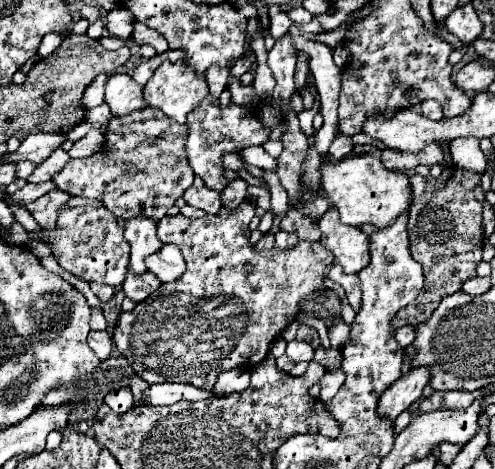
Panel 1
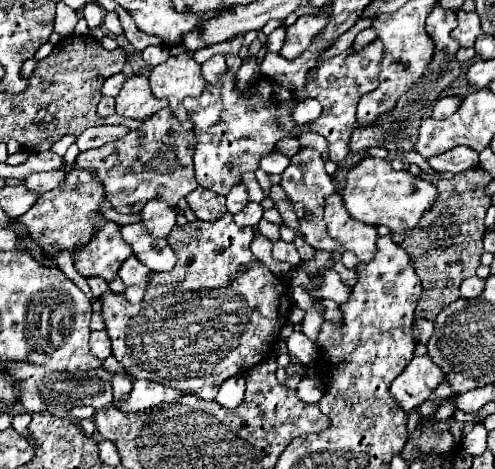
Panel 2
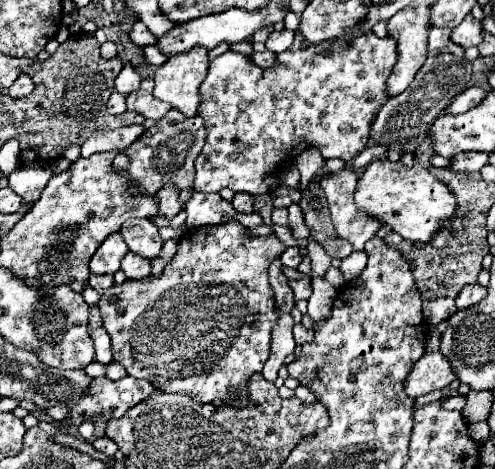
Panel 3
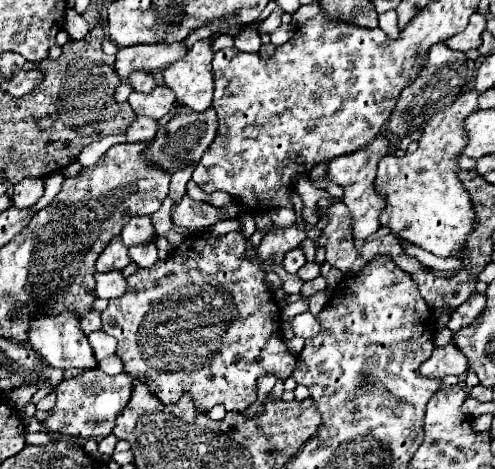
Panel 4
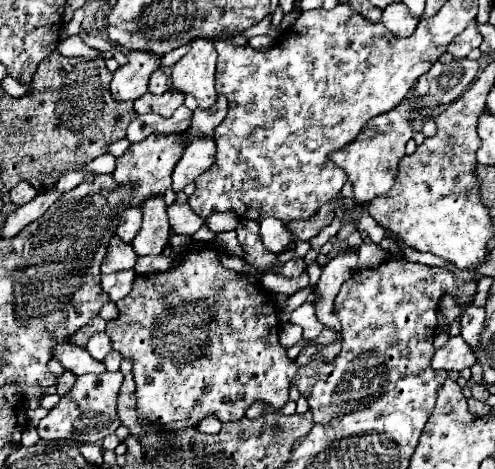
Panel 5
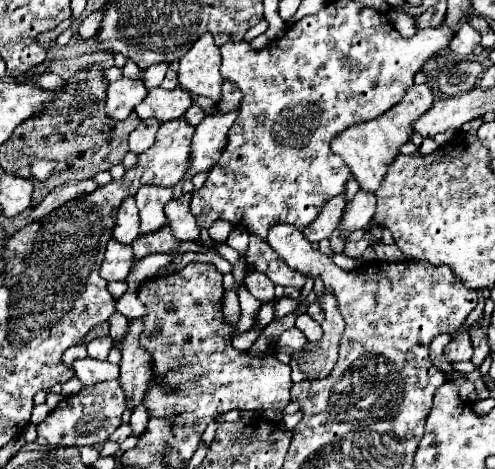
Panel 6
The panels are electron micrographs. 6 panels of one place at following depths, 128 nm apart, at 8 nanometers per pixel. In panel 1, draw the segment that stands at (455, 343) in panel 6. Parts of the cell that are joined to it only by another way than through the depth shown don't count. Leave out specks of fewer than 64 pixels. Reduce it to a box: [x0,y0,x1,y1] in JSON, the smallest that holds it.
[378,368,432,420]

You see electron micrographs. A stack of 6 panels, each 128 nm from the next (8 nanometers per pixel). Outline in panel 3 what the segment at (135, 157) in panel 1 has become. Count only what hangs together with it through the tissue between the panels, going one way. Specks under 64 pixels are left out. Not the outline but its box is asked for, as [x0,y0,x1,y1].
[114,110,208,194]

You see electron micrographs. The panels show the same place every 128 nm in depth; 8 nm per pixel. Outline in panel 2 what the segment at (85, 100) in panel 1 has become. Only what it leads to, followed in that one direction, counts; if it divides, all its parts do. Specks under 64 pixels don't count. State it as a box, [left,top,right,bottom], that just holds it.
[102,72,126,96]

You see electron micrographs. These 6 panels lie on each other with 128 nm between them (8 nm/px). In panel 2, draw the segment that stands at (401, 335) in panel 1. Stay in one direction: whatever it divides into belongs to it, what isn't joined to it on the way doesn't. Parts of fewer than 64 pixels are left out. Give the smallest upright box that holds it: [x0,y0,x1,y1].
[412,319,434,344]

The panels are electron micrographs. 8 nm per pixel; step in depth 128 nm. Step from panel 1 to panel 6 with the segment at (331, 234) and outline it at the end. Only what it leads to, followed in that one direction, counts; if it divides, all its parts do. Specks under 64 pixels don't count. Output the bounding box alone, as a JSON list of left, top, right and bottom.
[332,84,434,192]

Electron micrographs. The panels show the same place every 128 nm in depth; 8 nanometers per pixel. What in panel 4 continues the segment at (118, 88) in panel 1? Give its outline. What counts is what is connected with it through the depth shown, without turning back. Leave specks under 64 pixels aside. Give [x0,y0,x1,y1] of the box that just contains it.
[128,86,176,120]

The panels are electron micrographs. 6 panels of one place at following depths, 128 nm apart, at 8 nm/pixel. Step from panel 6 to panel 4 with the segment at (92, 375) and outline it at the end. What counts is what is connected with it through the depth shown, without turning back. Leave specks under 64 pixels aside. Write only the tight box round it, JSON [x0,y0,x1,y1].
[30,312,98,370]

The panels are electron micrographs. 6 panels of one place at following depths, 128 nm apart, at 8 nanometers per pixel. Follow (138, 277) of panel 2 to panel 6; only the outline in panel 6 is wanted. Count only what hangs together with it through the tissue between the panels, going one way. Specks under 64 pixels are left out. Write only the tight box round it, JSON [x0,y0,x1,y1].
[136,186,174,232]

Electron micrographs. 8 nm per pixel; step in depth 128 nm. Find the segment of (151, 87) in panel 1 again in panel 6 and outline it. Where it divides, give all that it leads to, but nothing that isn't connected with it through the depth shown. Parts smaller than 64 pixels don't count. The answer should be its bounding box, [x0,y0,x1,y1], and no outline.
[178,34,222,102]

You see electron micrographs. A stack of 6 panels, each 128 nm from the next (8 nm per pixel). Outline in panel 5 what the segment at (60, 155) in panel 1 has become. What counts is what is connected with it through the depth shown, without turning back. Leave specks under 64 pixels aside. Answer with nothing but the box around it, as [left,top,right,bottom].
[8,182,38,206]

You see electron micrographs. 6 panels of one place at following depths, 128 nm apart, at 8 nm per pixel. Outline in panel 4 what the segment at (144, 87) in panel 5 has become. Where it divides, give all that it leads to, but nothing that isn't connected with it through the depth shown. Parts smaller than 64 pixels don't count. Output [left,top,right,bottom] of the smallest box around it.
[114,42,188,102]

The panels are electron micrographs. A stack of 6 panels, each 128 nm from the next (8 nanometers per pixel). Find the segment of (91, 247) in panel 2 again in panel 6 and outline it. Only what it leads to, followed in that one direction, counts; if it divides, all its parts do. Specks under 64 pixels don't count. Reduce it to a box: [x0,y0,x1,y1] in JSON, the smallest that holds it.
[100,240,132,282]

